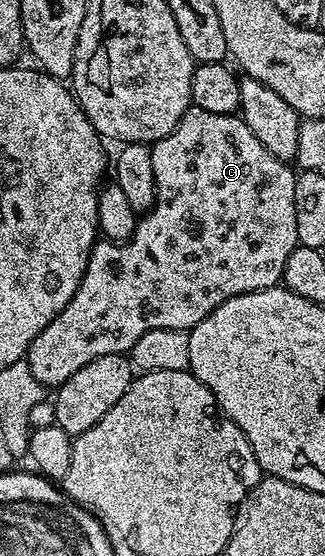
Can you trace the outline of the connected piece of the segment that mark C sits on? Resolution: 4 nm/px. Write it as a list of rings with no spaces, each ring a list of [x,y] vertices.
[[[193,105],[188,109],[183,115],[183,119],[179,119],[179,127],[175,127],[175,131],[171,131],[171,135],[167,135],[167,139],[154,141],[151,148],[153,150],[151,167],[155,173],[155,191],[157,192],[153,208],[138,220],[129,240],[120,242],[120,244],[115,241],[98,240],[87,259],[87,271],[83,275],[81,286],[77,288],[75,295],[71,295],[71,303],[67,303],[67,307],[63,307],[63,311],[59,311],[59,315],[55,315],[55,319],[51,319],[51,323],[47,323],[47,327],[43,327],[43,331],[39,331],[39,335],[35,335],[35,339],[31,343],[27,354],[31,375],[35,375],[35,379],[39,379],[39,383],[43,386],[61,385],[67,379],[71,379],[71,375],[75,375],[75,371],[79,371],[79,367],[91,363],[91,359],[99,359],[99,355],[128,354],[135,342],[143,335],[147,335],[147,331],[194,329],[200,321],[207,319],[207,315],[211,315],[211,311],[215,311],[215,307],[219,307],[219,303],[227,303],[227,299],[231,299],[235,295],[272,289],[282,284],[281,276],[285,270],[287,259],[291,255],[291,251],[295,251],[298,246],[295,231],[295,179],[297,173],[289,170],[290,166],[286,162],[275,159],[275,155],[271,155],[271,151],[267,151],[267,147],[263,147],[263,143],[259,143],[259,139],[255,139],[251,127],[247,127],[247,123],[241,116],[232,113],[203,111],[203,107],[198,105]]]

